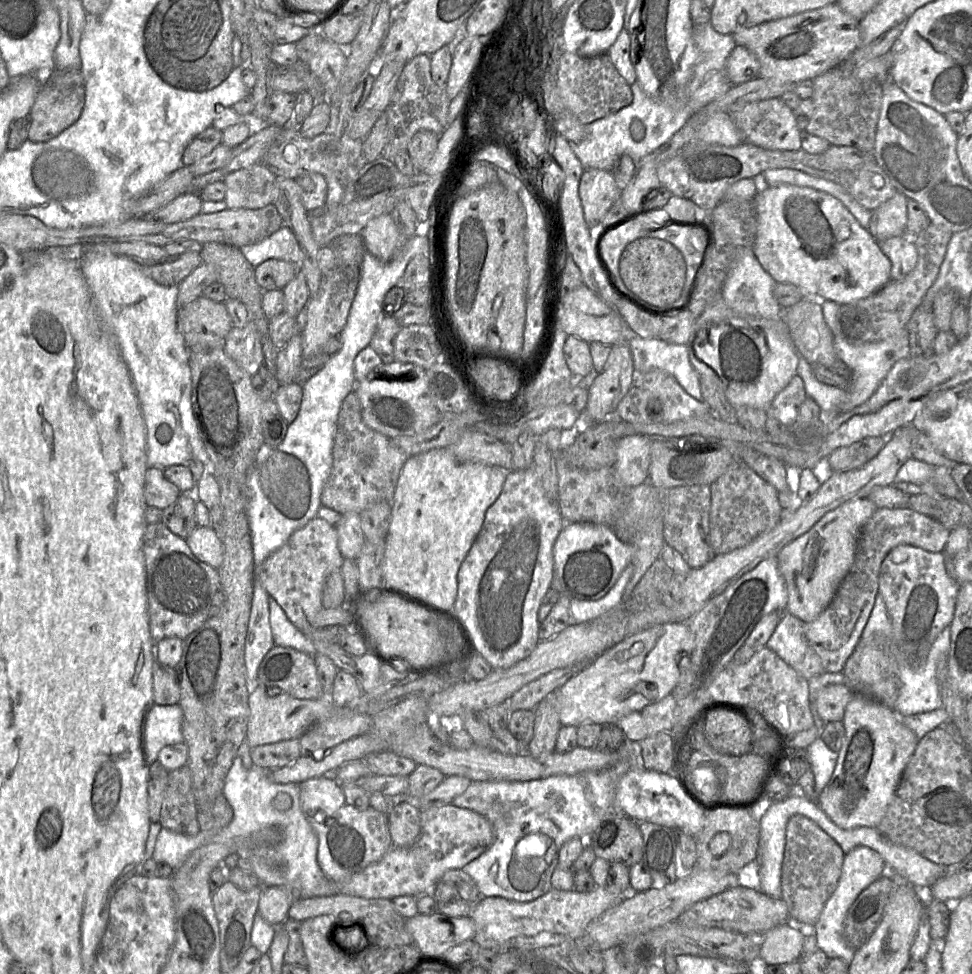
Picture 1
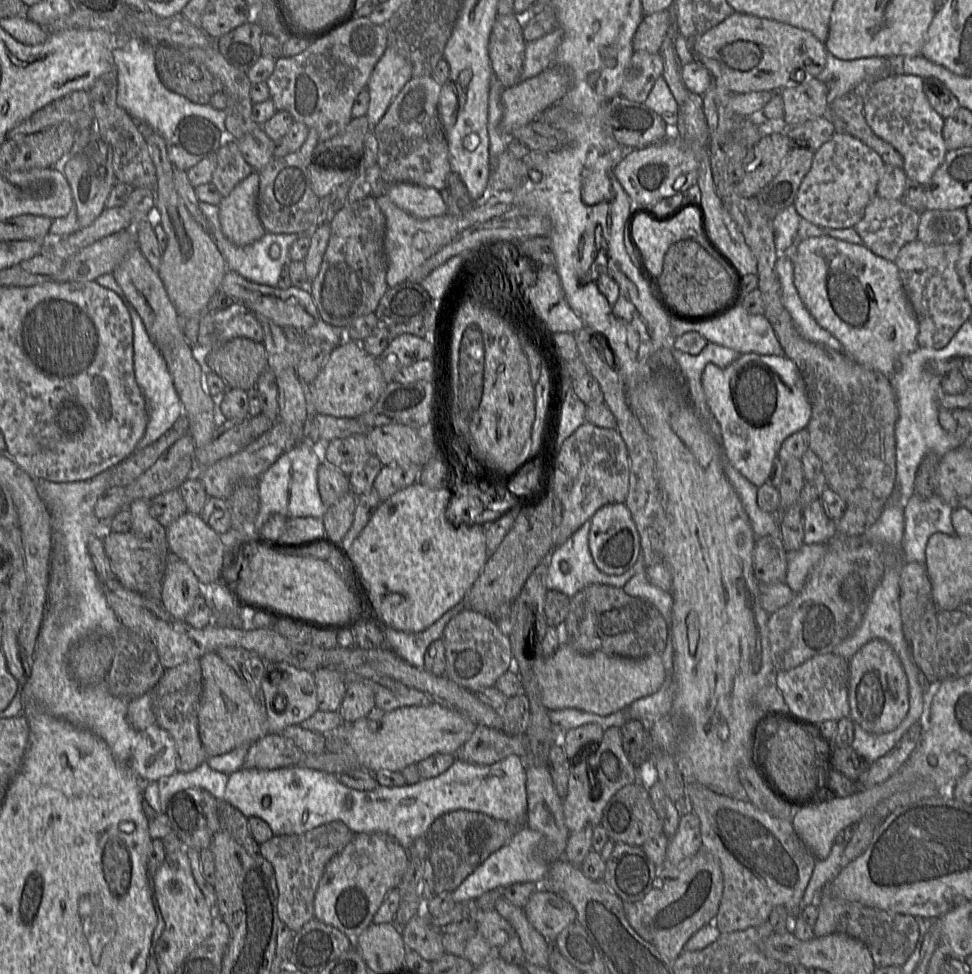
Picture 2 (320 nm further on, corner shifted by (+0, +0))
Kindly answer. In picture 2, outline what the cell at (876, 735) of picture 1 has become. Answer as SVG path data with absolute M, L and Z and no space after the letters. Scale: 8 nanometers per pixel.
M873 639L849 660L850 718L864 730L874 734L893 731L904 720L909 709L908 679L892 646Z

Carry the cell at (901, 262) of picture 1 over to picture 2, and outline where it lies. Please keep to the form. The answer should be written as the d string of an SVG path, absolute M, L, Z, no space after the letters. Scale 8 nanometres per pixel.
M876 195L865 209L863 218L853 226L863 245L877 256L895 262L901 248L917 238L920 213L902 200L887 200Z

